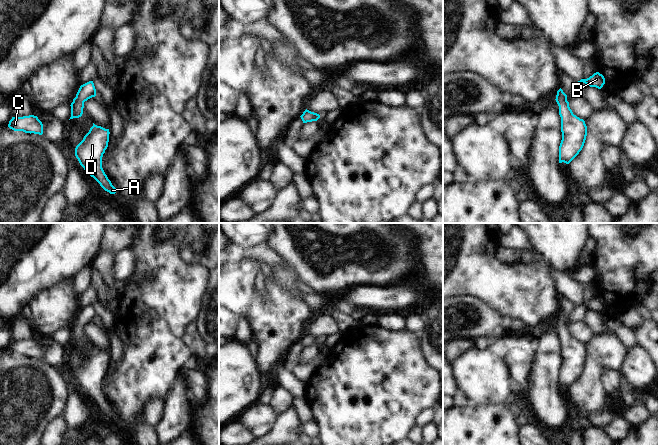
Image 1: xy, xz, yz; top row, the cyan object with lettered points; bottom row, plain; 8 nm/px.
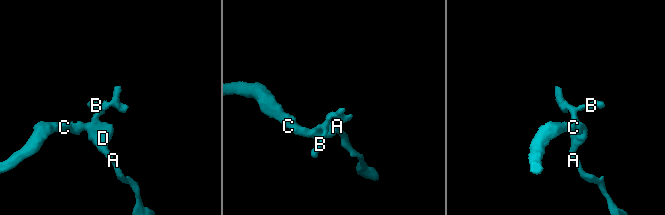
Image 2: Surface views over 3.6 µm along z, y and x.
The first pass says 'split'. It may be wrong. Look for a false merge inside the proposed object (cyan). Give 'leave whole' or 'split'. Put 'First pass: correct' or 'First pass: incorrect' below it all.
leave whole
First pass: incorrect

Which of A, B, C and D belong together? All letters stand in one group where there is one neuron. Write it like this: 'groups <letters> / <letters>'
groups A B C D

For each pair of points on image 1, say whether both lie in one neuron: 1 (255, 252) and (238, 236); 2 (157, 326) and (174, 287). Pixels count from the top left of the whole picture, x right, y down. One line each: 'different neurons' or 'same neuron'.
1: different neurons
2: same neuron

